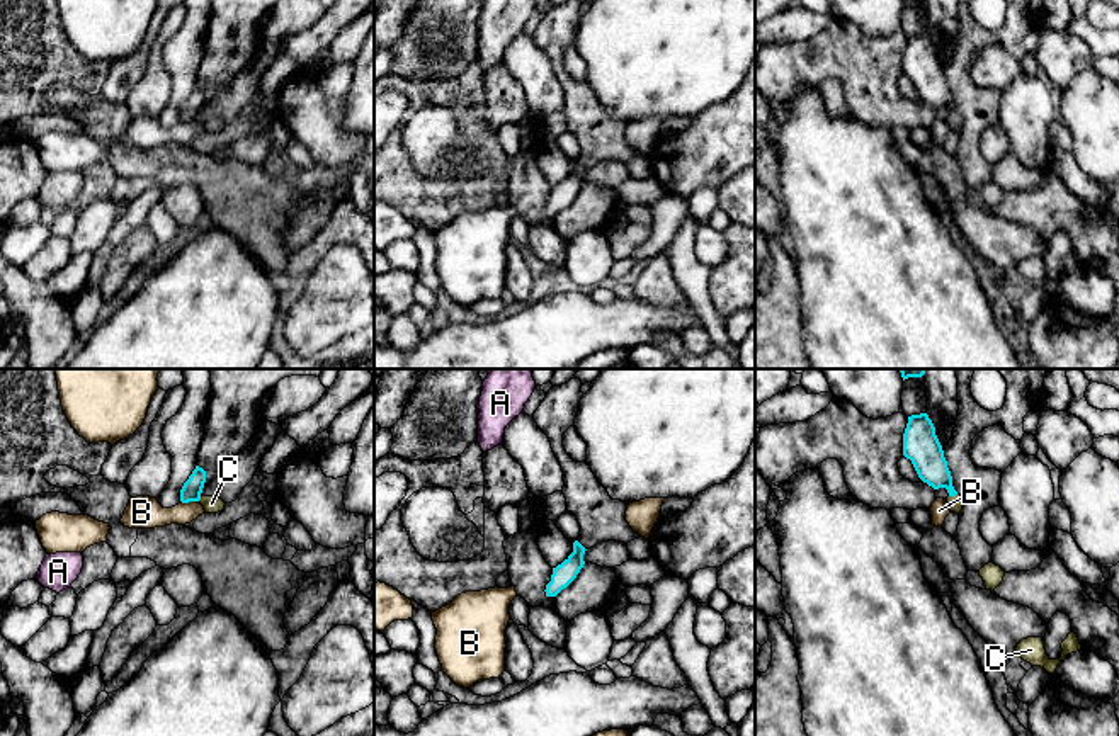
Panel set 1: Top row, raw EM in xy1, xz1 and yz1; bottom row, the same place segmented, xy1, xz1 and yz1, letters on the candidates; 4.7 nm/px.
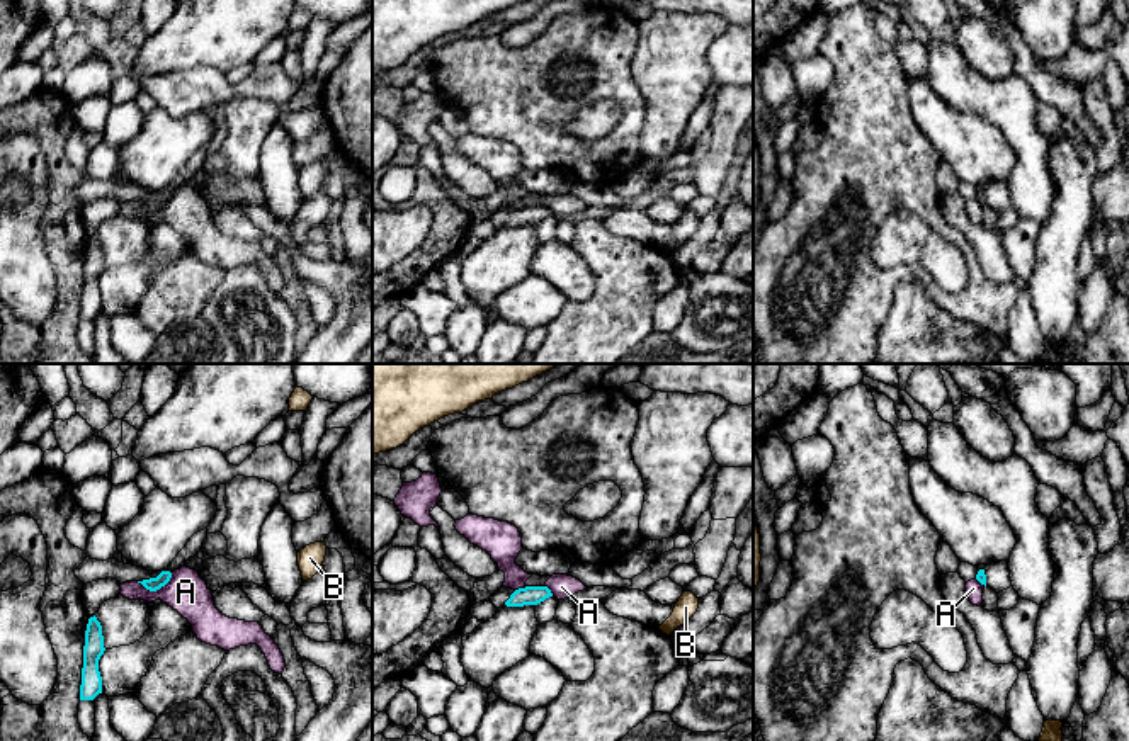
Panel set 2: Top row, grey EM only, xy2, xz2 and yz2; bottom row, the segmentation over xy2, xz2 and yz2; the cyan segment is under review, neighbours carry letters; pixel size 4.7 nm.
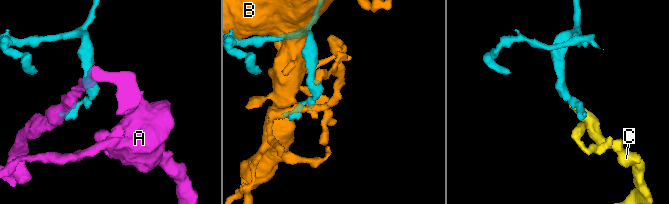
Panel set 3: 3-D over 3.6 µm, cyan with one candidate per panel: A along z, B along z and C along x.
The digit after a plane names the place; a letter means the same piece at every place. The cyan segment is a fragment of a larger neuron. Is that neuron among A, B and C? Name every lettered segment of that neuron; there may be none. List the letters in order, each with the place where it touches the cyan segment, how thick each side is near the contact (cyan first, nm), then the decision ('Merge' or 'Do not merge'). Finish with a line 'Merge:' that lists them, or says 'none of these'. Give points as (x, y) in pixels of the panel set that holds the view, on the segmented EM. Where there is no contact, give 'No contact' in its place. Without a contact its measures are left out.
A: Touches cyan at xy2 (155, 590). Thickness 60 nm (cyan) against 200 nm. Do not merge
B: Touches cyan at xy1 (189, 500). Thickness 100 nm (cyan) against 160 nm. Do not merge
C: Touches cyan at yz1 (953, 495). Thickness 160 nm (cyan) against 70 nm. Merge
Merge: C

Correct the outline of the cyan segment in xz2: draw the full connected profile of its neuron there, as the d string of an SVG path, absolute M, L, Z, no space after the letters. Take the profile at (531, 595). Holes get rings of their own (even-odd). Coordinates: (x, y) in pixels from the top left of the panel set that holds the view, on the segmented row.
M525 586L515 590L505 602L505 605L507 607L537 605L549 597L553 597L553 593L547 586Z

